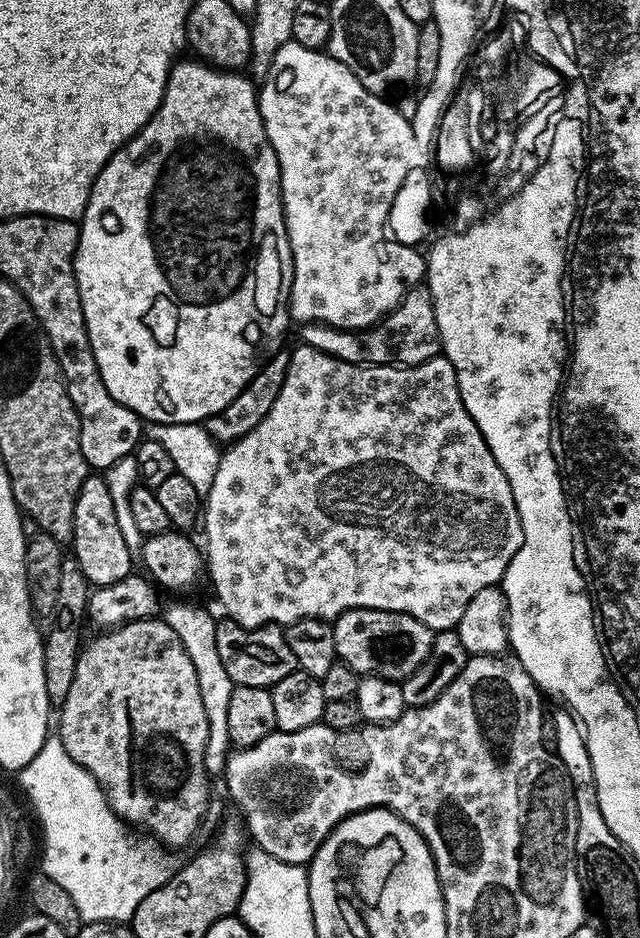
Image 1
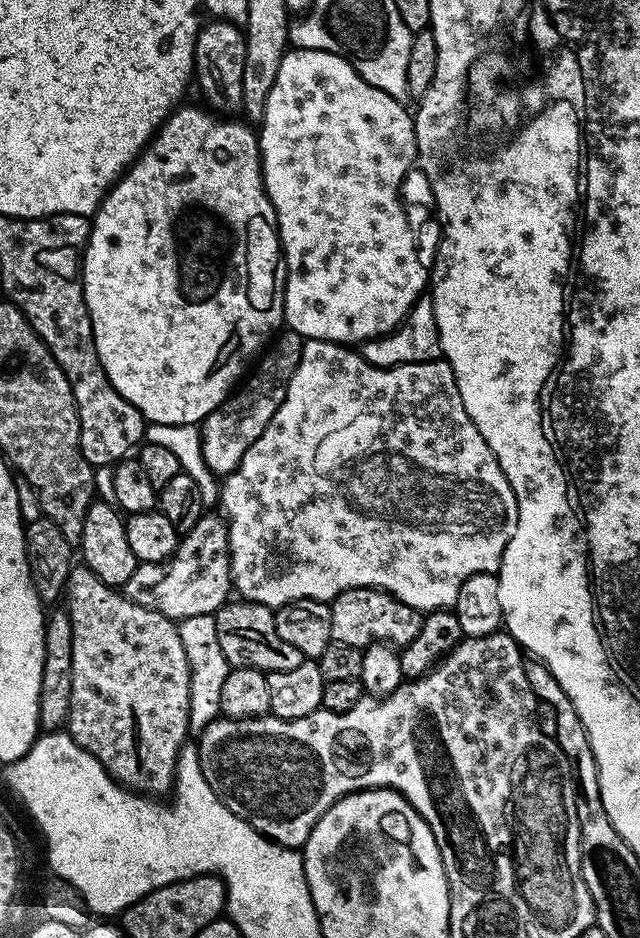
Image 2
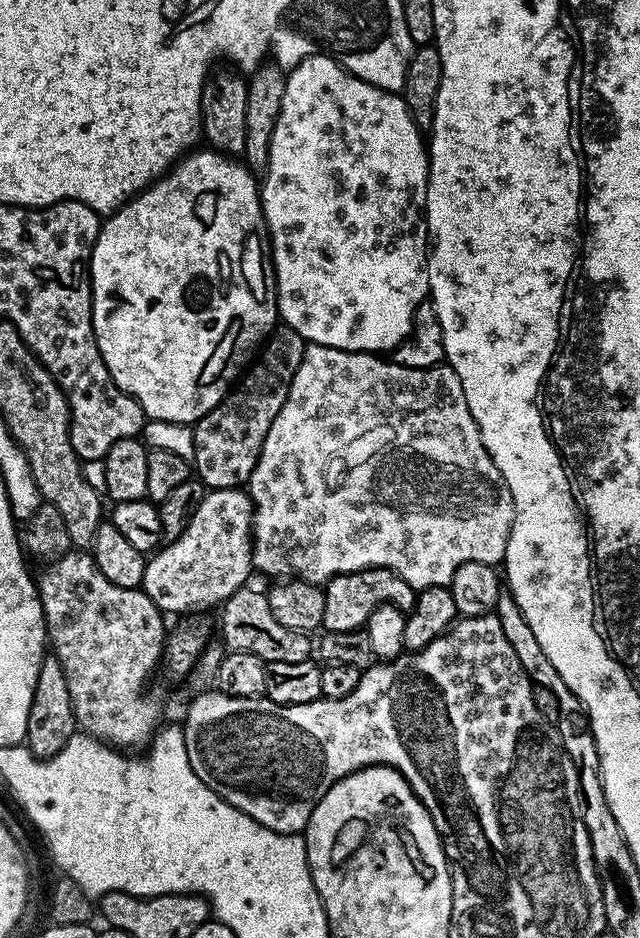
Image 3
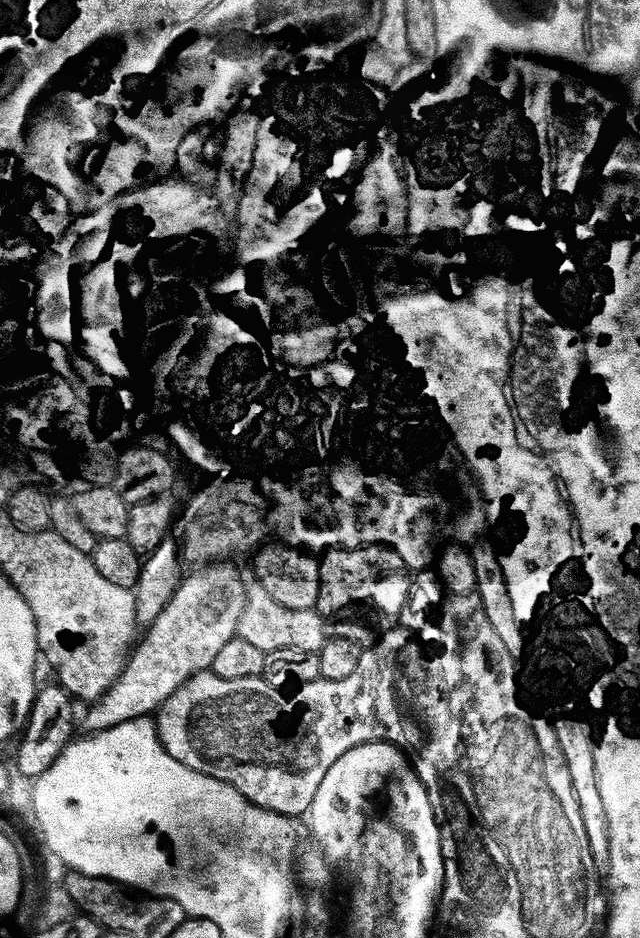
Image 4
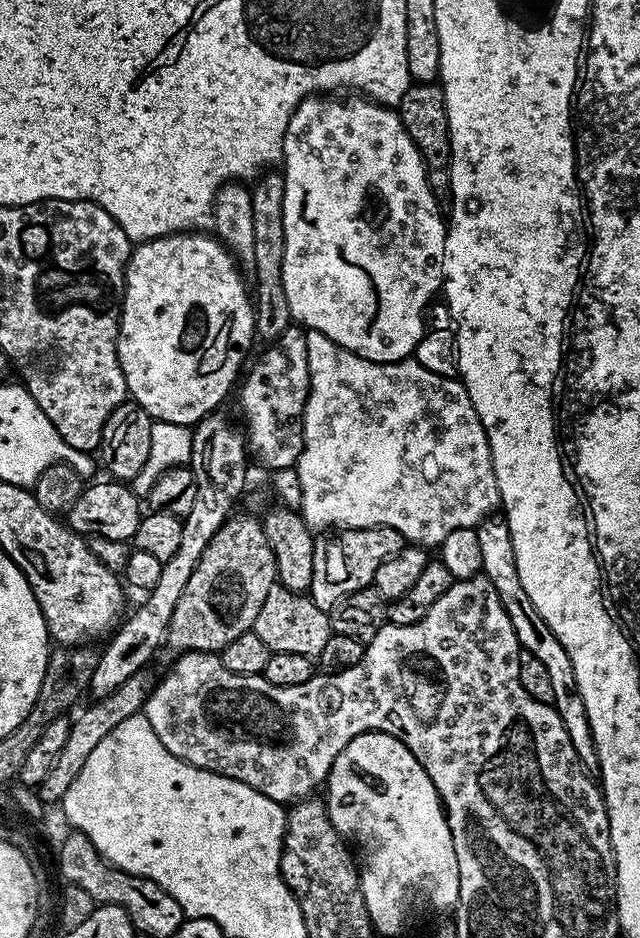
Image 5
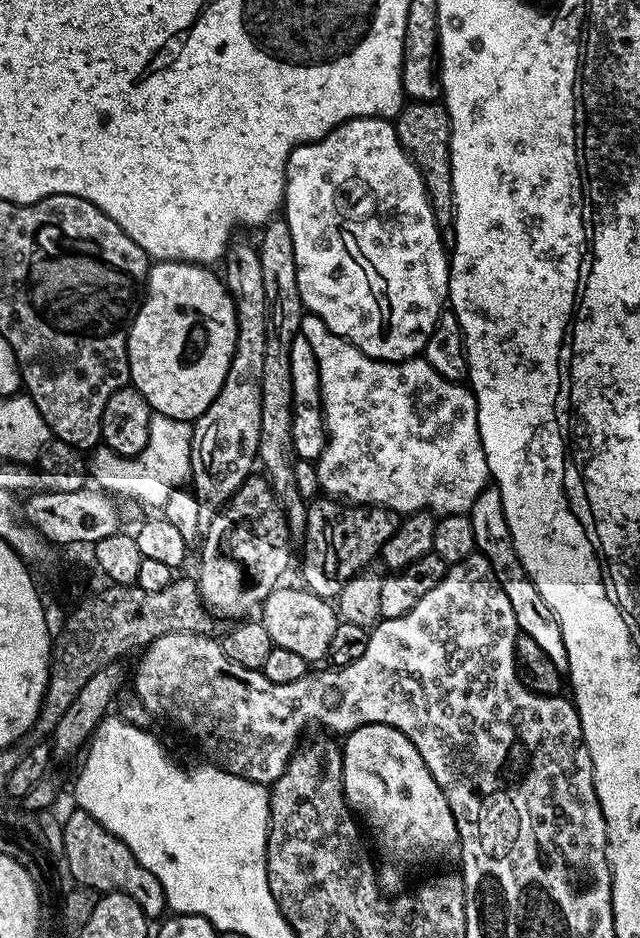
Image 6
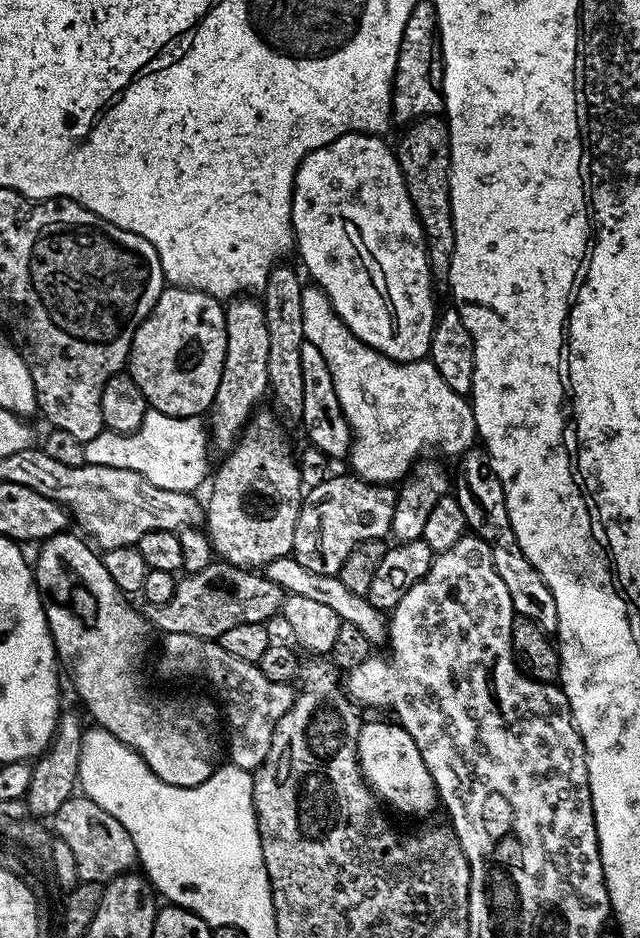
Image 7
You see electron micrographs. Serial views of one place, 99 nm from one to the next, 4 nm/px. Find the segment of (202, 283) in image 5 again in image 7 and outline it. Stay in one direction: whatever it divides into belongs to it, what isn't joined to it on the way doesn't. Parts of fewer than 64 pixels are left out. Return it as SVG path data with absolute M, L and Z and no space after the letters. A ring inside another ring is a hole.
M168 286L158 298L154 310L150 310L150 314L138 326L126 368L155 411L167 416L203 417L211 409L218 382L222 378L222 362L226 358L224 310L225 305L208 292Z

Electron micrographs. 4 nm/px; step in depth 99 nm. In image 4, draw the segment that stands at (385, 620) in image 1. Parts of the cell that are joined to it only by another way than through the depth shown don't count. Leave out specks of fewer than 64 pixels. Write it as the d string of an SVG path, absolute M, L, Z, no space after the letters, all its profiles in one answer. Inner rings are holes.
M364 544L361 548L329 548L319 557L320 581L315 611L325 618L348 608L351 604L371 601L374 582L404 568L402 558L384 544Z

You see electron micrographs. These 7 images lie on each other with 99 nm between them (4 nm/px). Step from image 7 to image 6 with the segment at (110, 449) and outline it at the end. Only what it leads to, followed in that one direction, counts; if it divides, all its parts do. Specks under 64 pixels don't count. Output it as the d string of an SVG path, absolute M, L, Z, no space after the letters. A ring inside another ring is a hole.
M156 414L150 422L150 442L146 442L146 450L142 450L142 454L135 458L119 456L114 454L114 450L97 446L91 449L87 457L87 475L91 483L101 490L116 490L120 494L137 496L146 504L162 506L175 488L185 487L189 483L192 474L191 449L192 424L186 420Z

